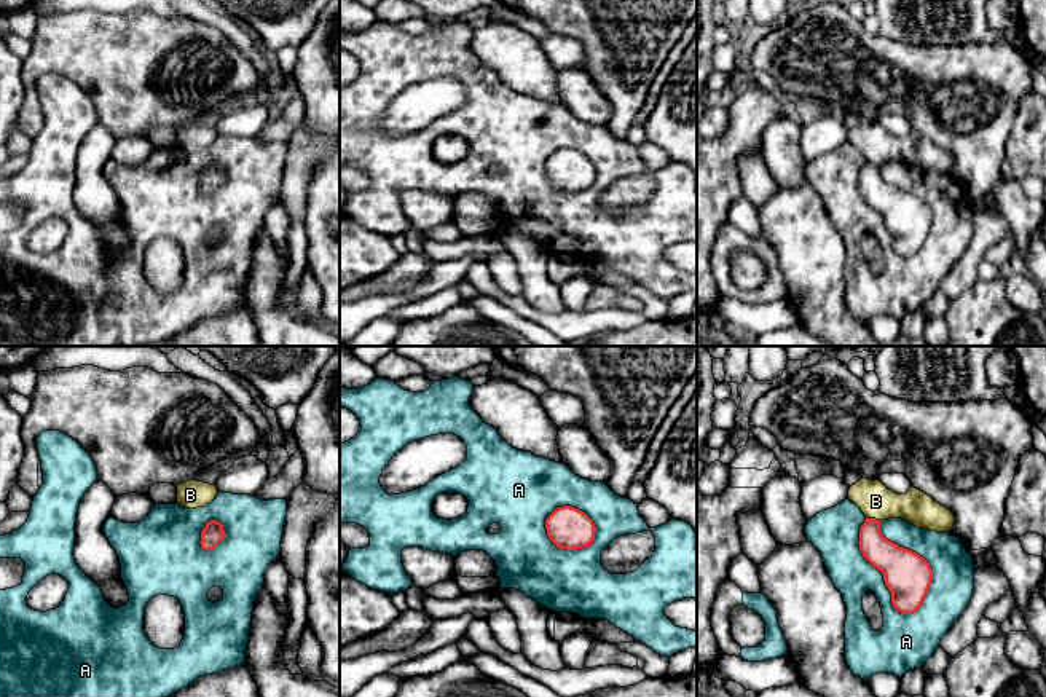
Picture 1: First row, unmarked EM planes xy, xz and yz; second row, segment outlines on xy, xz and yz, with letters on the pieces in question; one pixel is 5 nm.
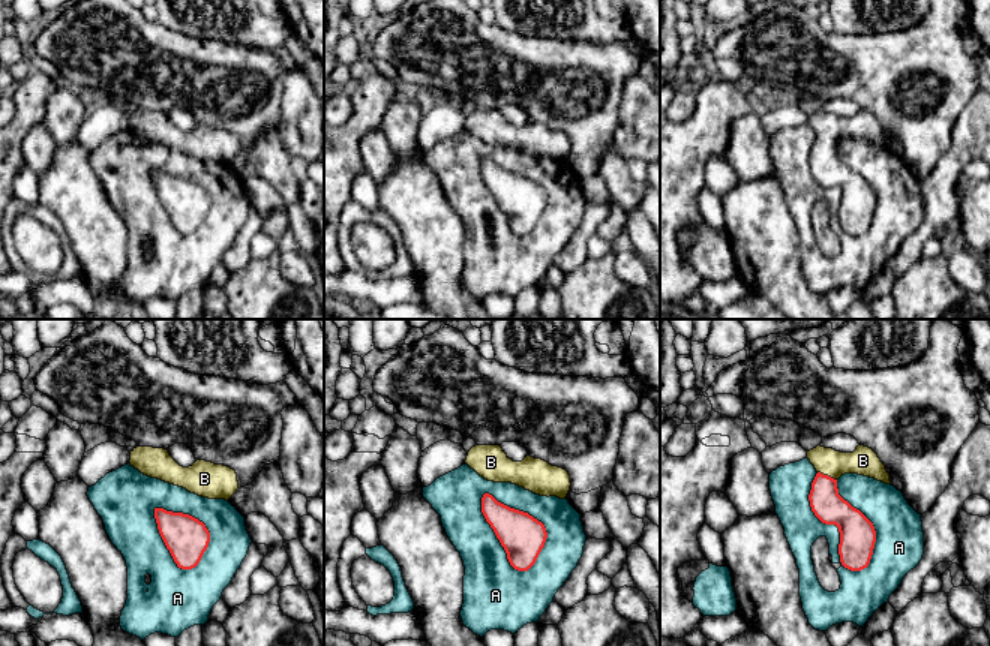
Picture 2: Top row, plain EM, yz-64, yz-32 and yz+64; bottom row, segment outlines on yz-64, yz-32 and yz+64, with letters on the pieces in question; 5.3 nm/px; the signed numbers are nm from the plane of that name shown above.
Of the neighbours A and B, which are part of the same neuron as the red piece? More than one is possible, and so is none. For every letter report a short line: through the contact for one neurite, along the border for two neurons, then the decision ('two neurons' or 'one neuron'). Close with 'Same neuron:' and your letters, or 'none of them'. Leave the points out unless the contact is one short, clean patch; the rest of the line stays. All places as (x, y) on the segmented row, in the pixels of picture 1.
A: two neurons
B: line yz (895, 562), (874, 541), (874, 519), (876, 501); one neuron
Same neuron: B

